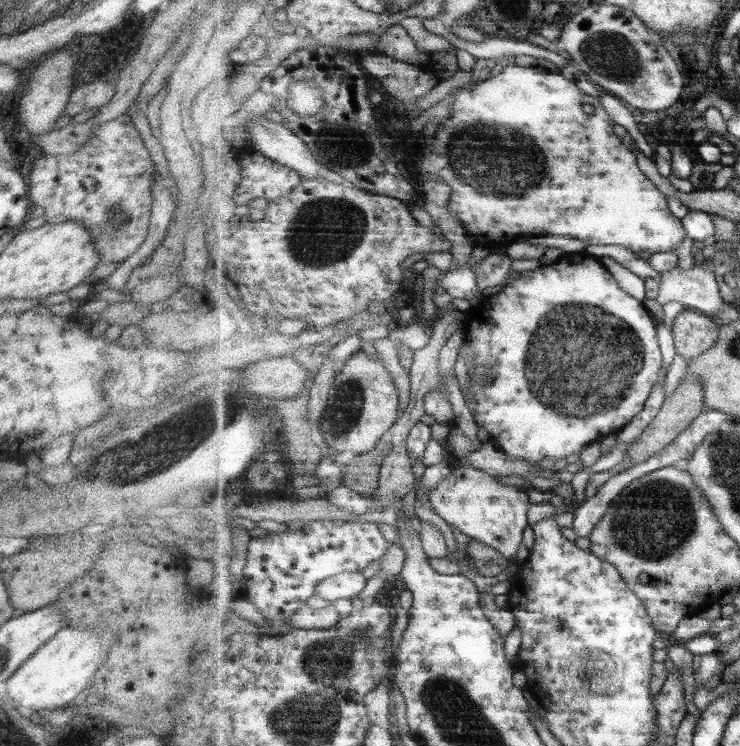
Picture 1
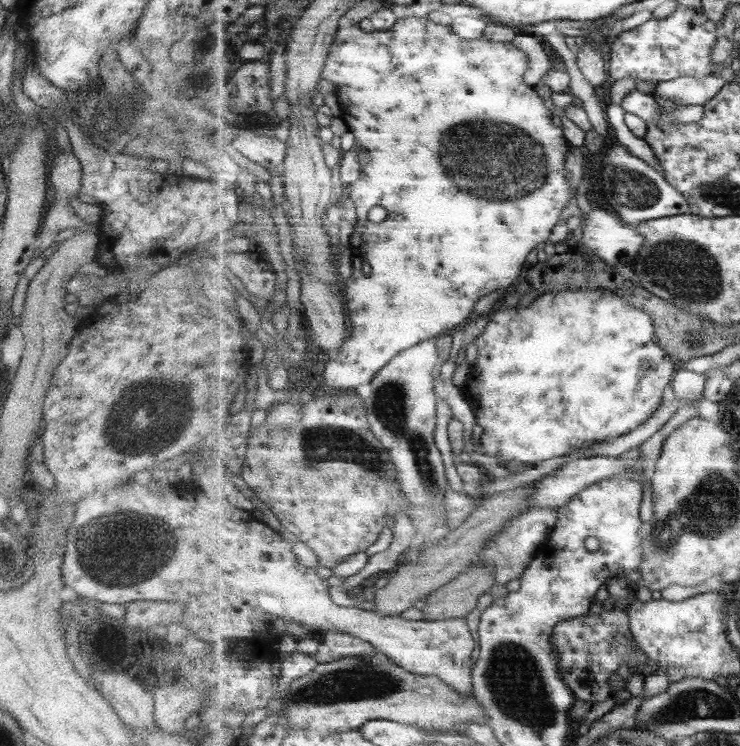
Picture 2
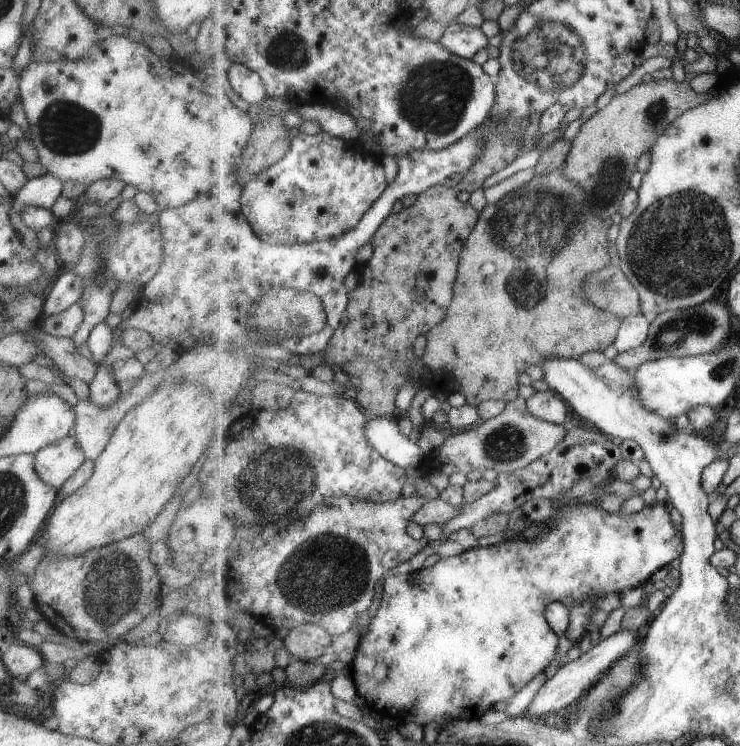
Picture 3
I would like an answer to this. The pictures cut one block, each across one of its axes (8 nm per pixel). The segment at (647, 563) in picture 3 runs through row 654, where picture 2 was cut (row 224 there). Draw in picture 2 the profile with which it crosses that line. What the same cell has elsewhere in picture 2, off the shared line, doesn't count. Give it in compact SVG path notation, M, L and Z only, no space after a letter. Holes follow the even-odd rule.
M427 16L397 19L390 29L383 29L382 31L364 32L358 26L342 28L338 31L321 79L331 81L335 85L335 94L341 109L340 117L347 124L348 130L351 130L355 136L353 149L362 148L360 152L362 178L353 183L351 188L350 198L357 209L359 220L354 225L354 231L349 238L350 249L353 254L353 276L344 281L346 288L343 301L347 308L349 326L352 327L352 330L342 349L335 356L330 356L328 362L323 364L324 394L353 391L359 385L371 383L377 373L385 368L387 363L401 351L418 345L422 340L437 338L445 333L455 331L463 323L469 321L473 307L481 298L498 290L510 291L515 280L522 276L523 264L527 262L529 252L533 252L537 248L537 244L543 242L548 245L553 226L560 222L561 210L573 198L565 171L565 154L567 154L569 144L563 136L563 129L553 123L554 116L545 106L543 98L537 94L533 85L525 84L523 74L525 74L529 64L526 53L509 41L506 43L493 42L483 36L467 42L467 39L463 40L463 37L457 34L451 25L435 24ZM451 140L453 140L453 148L455 148L453 160L449 160ZM379 205L385 208L387 216L381 223L373 223L367 216L369 216L369 210L373 206Z

